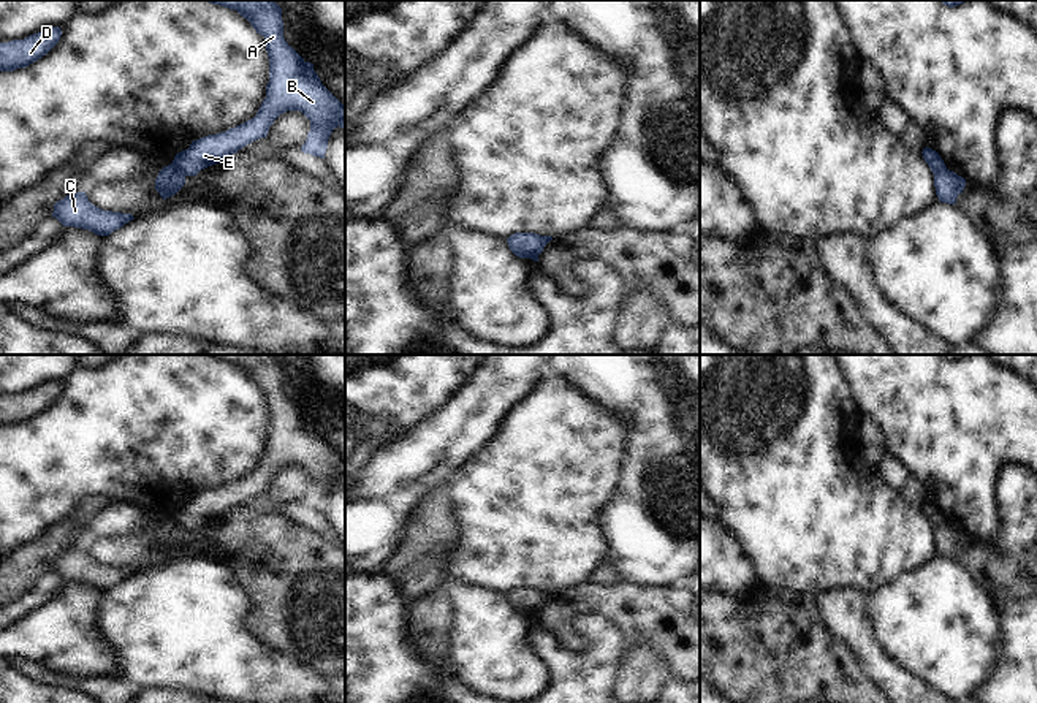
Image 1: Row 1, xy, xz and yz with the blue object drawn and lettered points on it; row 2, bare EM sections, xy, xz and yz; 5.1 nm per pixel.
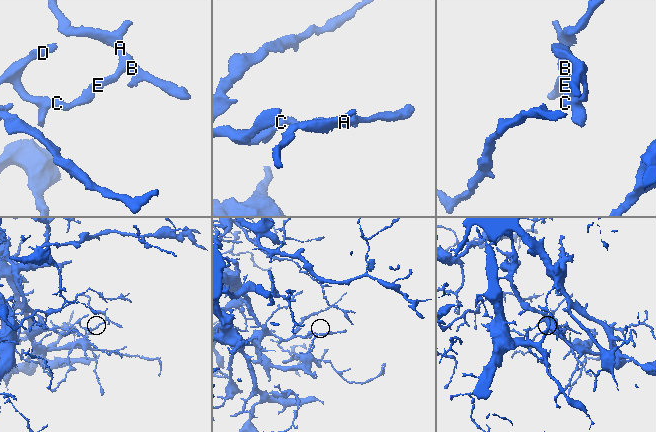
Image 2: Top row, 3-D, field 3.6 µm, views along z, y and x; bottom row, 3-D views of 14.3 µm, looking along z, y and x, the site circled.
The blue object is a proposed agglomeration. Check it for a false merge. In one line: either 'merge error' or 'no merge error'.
merge error

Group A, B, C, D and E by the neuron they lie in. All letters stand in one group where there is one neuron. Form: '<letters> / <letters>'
A B E / C D

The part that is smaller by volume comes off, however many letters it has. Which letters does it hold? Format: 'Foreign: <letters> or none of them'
Foreign: A, B, E

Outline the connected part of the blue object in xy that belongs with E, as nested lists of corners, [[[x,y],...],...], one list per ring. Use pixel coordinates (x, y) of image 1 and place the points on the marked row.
[[[206,0],[245,17],[256,33],[264,36],[269,57],[269,82],[266,98],[256,116],[226,131],[192,141],[190,147],[176,154],[173,168],[182,176],[196,176],[201,169],[220,163],[223,157],[236,154],[247,144],[266,138],[274,120],[287,111],[301,111],[310,120],[310,131],[301,150],[325,158],[328,139],[334,128],[345,128],[345,106],[321,84],[313,63],[306,62],[283,38],[282,8],[274,0]]]

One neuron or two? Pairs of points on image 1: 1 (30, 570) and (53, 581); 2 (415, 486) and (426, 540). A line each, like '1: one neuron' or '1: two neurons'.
1: two neurons
2: two neurons

